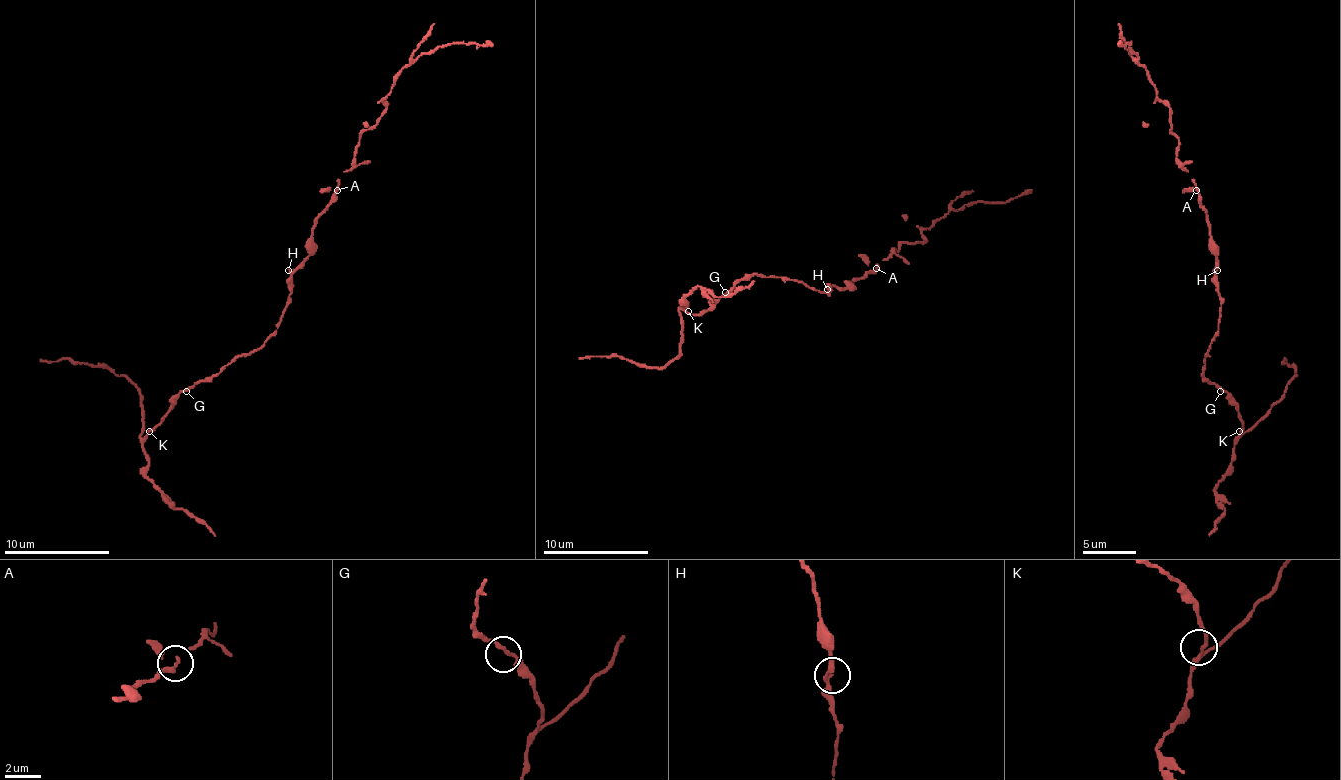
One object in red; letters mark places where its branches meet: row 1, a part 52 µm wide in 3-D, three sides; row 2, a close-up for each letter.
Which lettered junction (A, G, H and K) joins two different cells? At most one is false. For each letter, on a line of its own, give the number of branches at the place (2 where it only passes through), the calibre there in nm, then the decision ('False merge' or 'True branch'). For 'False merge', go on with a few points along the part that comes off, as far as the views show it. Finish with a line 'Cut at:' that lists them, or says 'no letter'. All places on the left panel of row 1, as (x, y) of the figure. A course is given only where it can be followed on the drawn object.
A: Branches: 2. Thickness 190 nm. True branch
G: Branches: 2. Thickness 190 nm. True branch
H: Branches: 2. Thickness 190 nm. True branch
K: Branches: 2. Thickness 180 nm. True branch
Cut at: no letter

